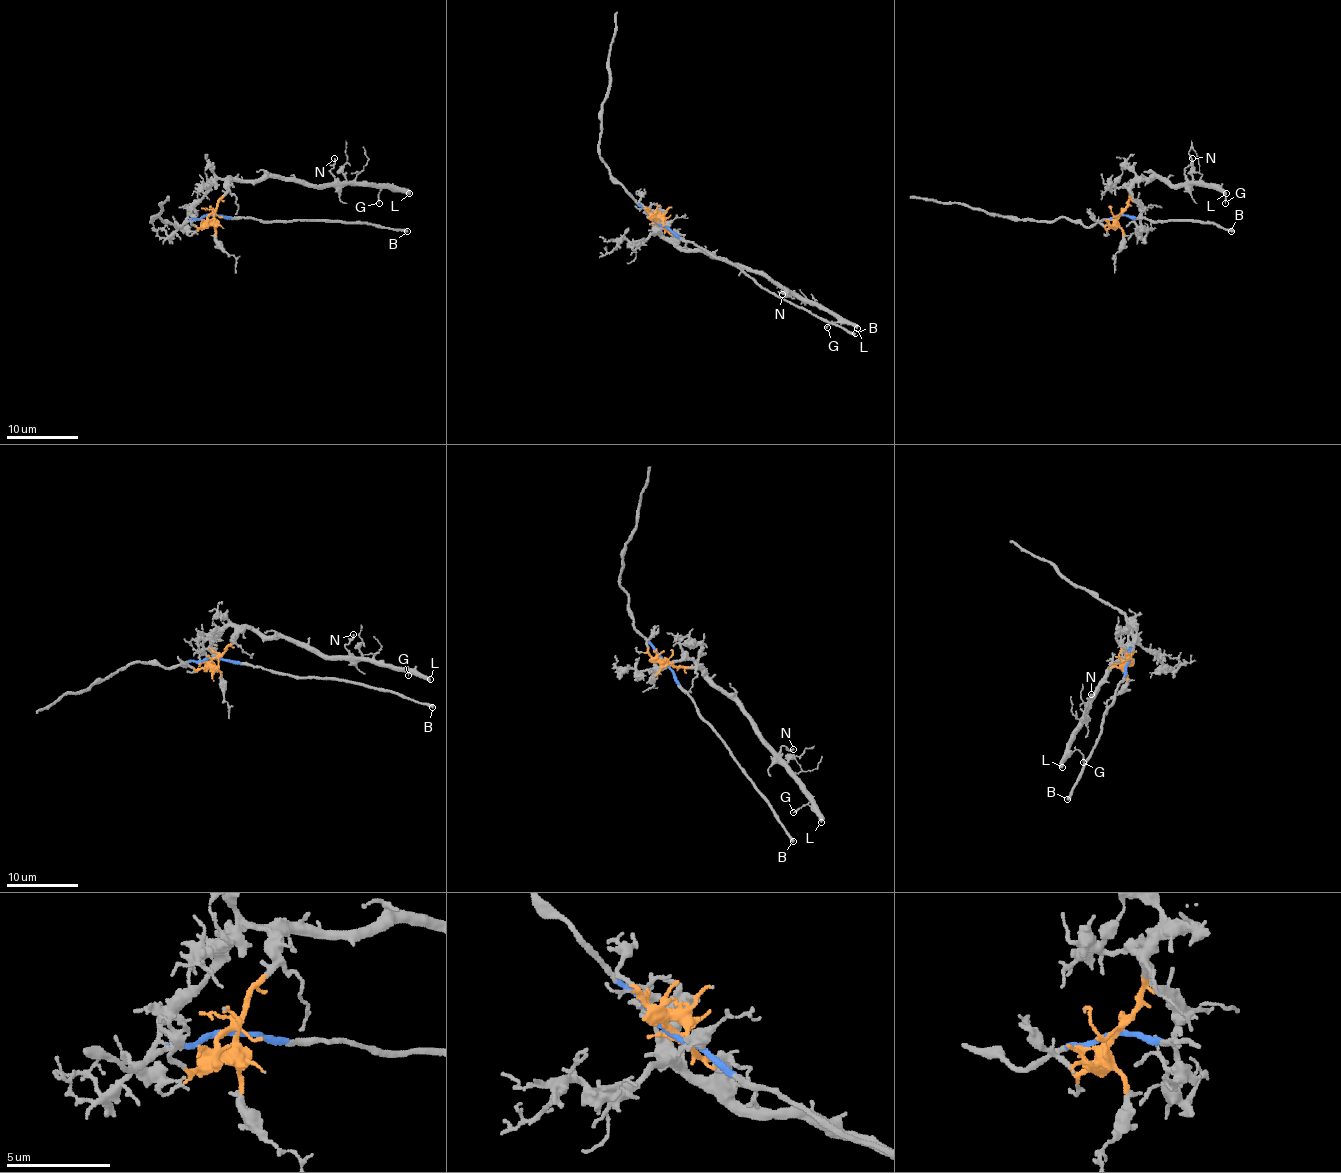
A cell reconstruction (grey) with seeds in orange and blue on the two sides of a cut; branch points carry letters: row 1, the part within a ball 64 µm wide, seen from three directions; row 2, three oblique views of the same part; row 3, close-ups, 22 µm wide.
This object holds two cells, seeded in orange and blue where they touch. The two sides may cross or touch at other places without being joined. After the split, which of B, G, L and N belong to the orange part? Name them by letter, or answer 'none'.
G, L, N

